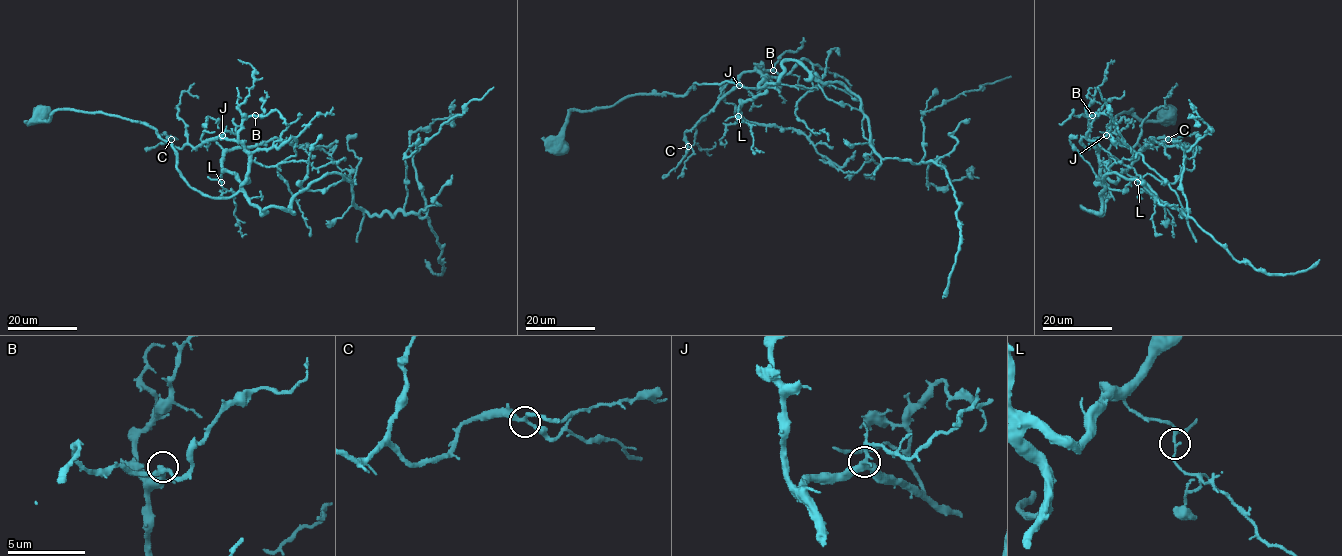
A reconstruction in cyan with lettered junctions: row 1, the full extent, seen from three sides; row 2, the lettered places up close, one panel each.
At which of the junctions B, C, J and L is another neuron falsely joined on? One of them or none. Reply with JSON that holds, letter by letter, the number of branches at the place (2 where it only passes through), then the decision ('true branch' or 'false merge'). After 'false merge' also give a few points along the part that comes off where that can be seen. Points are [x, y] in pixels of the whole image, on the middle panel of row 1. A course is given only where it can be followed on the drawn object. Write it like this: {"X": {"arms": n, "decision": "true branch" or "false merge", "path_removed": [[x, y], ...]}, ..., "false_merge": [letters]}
{"B": {"arms": 3, "decision": "true branch"}, "C": {"arms": 3, "decision": "true branch"}, "J": {"arms": 3, "decision": "true branch"}, "L": {"arms": 3, "decision": "true branch"}, "false_merge": []}

